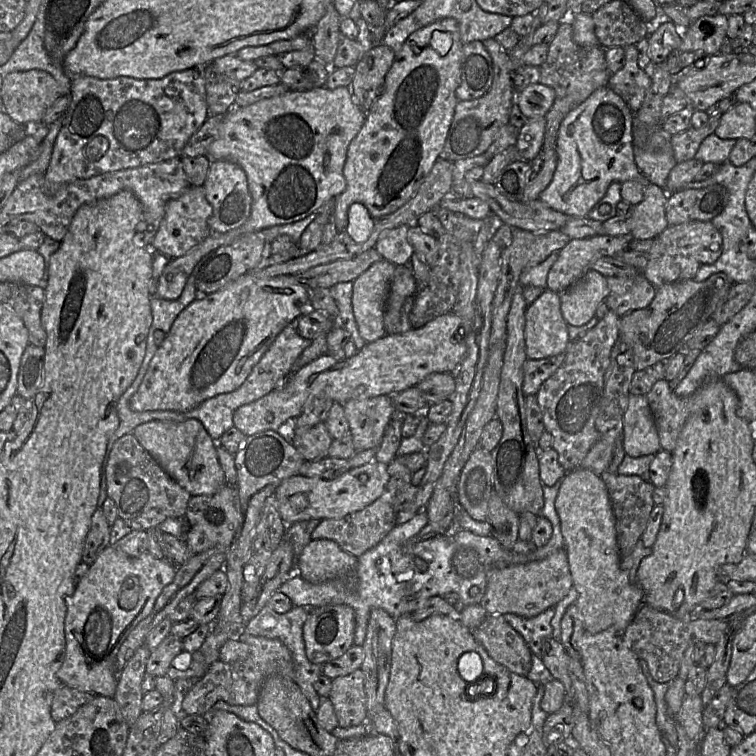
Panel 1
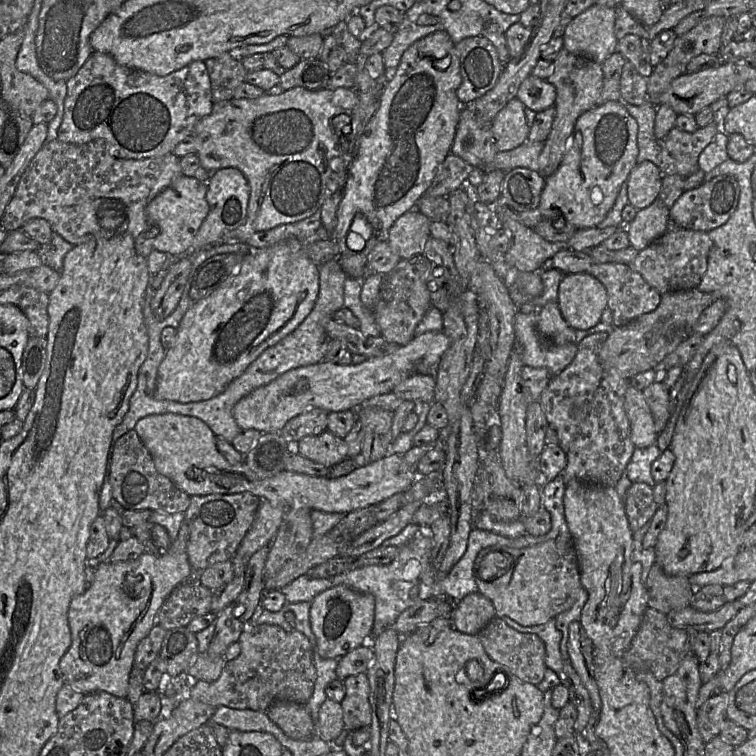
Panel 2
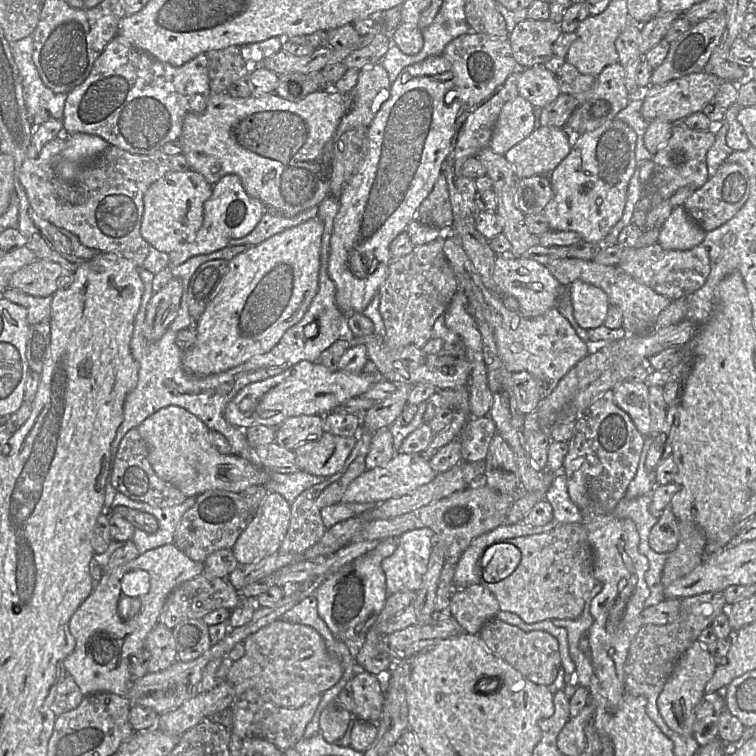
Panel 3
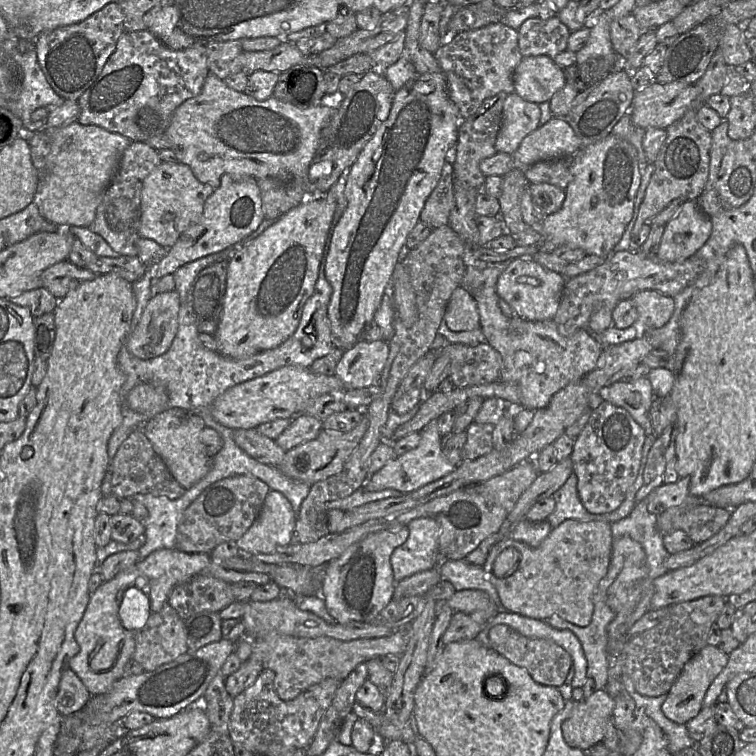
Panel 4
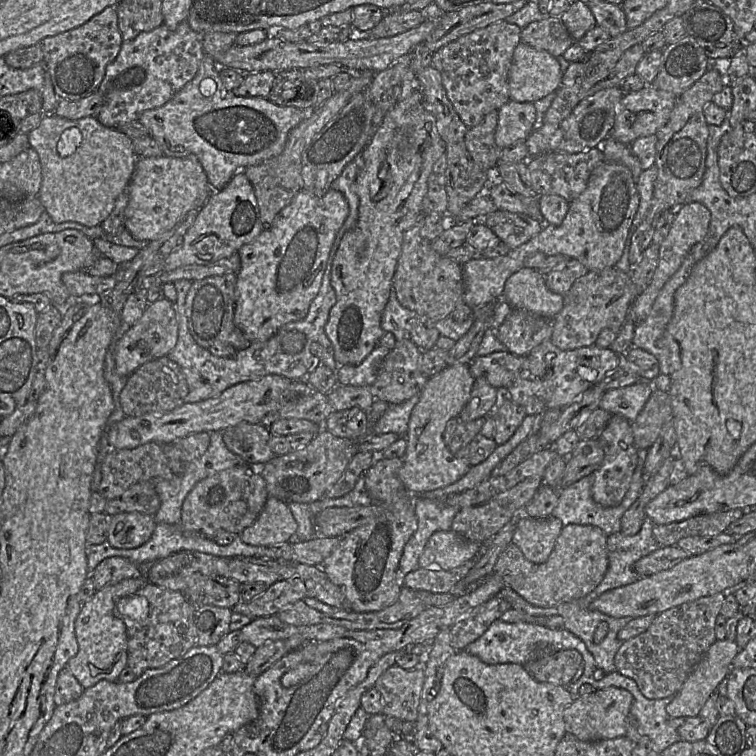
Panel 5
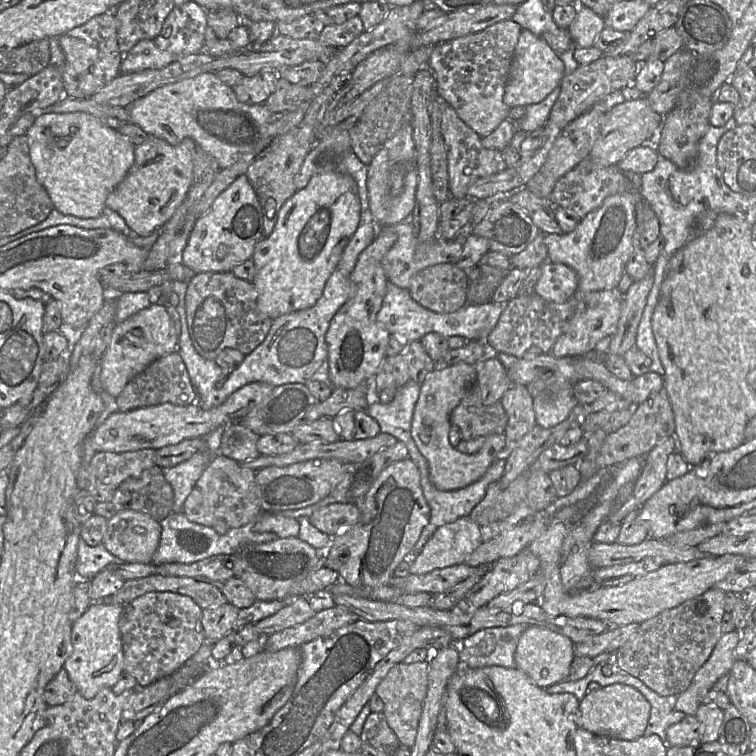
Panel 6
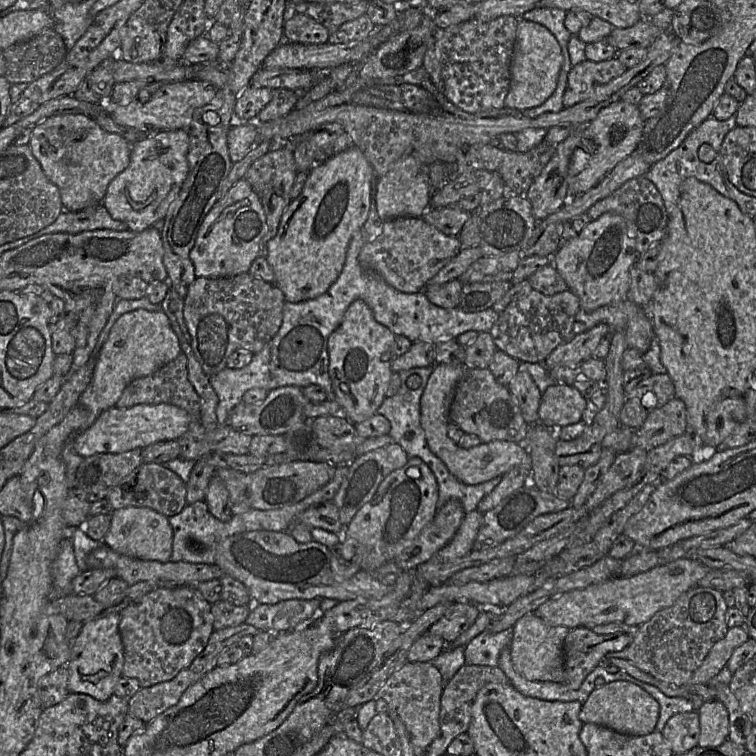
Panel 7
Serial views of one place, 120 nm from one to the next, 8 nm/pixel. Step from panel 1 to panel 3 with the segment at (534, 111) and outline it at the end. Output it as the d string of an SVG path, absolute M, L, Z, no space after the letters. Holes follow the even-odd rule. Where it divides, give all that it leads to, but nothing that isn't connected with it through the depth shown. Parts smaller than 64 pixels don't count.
M543 64L518 71L517 90L533 106L544 108L561 93L553 72Z

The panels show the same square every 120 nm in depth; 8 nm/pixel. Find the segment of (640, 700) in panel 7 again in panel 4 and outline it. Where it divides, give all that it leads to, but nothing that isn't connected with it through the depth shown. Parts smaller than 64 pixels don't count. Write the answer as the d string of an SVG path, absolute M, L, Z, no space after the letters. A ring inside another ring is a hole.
M601 689L574 704L570 716L562 723L562 735L570 747L586 751L602 743L615 701L606 690Z

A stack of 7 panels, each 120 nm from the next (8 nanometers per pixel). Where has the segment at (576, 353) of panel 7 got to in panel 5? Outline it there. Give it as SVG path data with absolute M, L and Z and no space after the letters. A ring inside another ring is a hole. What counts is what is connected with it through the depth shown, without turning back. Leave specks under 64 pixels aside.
M616 266L589 271L578 278L563 296L563 307L553 318L551 342L561 350L573 350L594 345L599 333L605 328L617 333L627 319L630 305L637 295L630 274Z

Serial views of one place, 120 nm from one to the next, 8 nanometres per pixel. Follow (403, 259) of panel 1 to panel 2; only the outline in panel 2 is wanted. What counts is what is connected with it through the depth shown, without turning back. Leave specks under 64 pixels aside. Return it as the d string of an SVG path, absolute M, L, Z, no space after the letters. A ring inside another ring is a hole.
M413 209L401 215L389 230L387 242L399 255L400 259L408 259L422 254L430 235L431 220Z

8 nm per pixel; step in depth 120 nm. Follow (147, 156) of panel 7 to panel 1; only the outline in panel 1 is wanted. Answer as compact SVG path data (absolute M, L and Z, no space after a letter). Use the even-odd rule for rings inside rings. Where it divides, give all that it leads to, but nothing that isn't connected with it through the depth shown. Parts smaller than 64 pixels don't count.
M190 185L166 203L164 216L151 244L152 251L171 260L183 256L210 234L208 220L211 215L212 206L205 197L204 187Z

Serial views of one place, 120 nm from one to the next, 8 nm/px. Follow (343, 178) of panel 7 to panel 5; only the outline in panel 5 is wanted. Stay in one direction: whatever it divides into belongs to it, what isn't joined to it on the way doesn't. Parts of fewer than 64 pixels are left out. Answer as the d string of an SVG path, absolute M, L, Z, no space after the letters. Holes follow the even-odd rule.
M331 188L317 196L301 190L276 216L270 228L264 229L251 243L241 247L238 251L241 267L236 273L234 323L248 340L266 341L285 324L306 317L311 302L320 290L333 242L348 215L349 204L341 192Z

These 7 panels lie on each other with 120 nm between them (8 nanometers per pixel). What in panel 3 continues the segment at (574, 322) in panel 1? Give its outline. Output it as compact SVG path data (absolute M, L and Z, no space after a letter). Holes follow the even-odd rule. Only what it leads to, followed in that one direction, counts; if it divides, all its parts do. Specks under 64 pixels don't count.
M576 280L566 290L574 318L580 327L590 330L604 325L611 304L602 289Z

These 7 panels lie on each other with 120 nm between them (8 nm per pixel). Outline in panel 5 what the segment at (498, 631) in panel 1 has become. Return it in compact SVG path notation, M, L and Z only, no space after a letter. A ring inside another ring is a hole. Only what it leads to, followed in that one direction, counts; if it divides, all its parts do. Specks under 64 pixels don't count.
M564 649L529 661L523 666L539 682L568 686L581 665L583 657L577 650Z

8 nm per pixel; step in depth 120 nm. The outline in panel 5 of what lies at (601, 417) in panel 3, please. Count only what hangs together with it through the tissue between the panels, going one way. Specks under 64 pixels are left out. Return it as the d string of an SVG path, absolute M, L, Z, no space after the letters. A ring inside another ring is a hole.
M618 414L612 415L598 440L602 443L605 456L601 465L592 473L592 497L603 507L615 507L626 495L638 463L638 449L634 444L631 422Z

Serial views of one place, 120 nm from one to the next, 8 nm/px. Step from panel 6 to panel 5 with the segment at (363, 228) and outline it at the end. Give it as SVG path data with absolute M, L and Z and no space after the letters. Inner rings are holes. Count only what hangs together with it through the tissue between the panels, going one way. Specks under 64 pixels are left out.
M354 160L346 165L340 176L331 185L332 189L341 192L347 199L349 215L336 235L330 250L320 290L311 302L308 313L303 320L285 324L270 339L262 342L252 342L247 349L236 351L236 354L232 357L216 357L208 349L198 345L189 331L188 320L185 314L185 303L187 293L193 281L178 280L173 283L177 293L175 307L178 323L178 339L174 349L167 357L179 365L187 381L188 394L185 397L184 403L194 403L215 398L231 386L241 382L258 380L267 375L275 374L292 381L305 381L307 376L319 364L326 365L333 371L337 371L338 365L334 358L334 348L326 335L325 325L328 321L330 310L336 303L335 290L331 285L332 261L343 235L354 228L358 219L359 197L354 192L357 174L358 166ZM313 342L317 342L322 346L322 355L320 357L314 356L310 351L310 346Z

